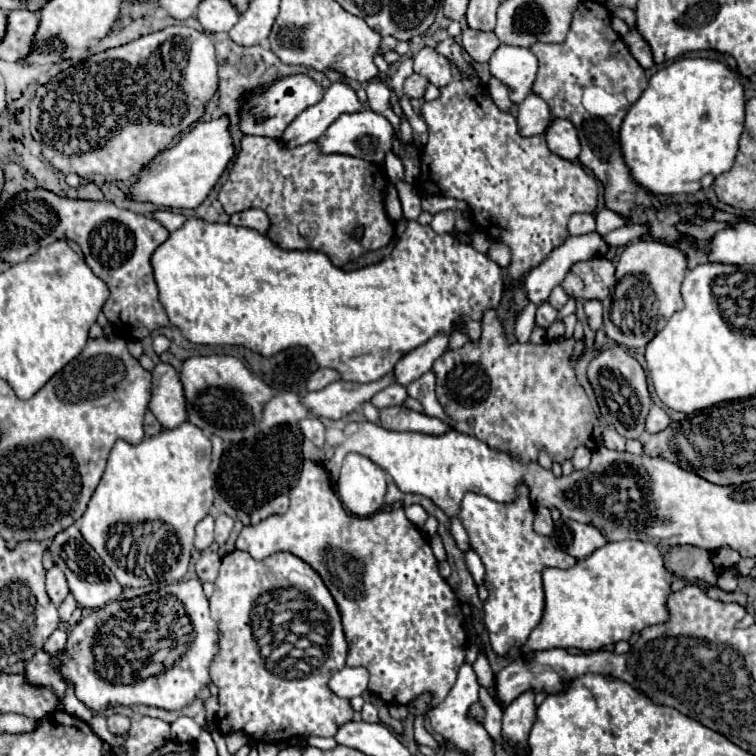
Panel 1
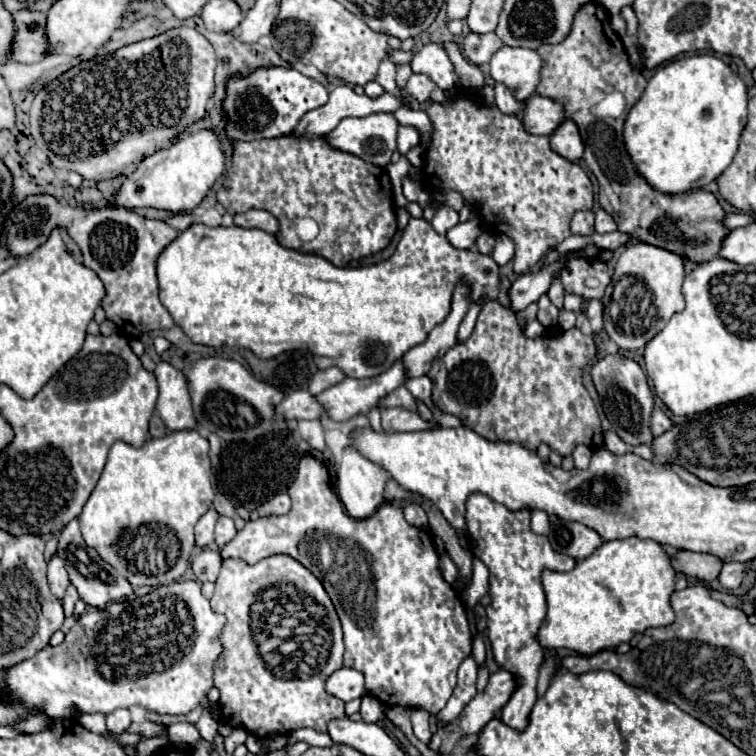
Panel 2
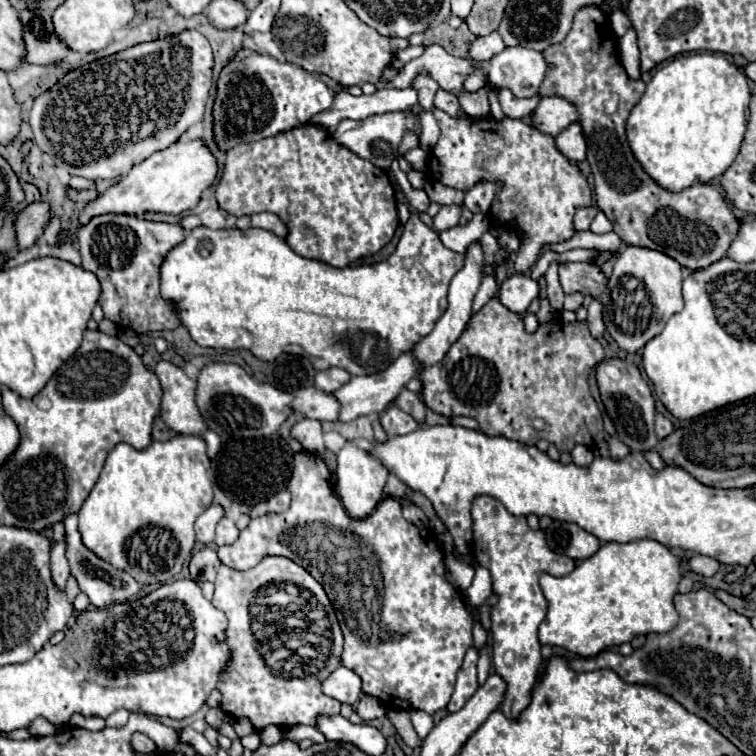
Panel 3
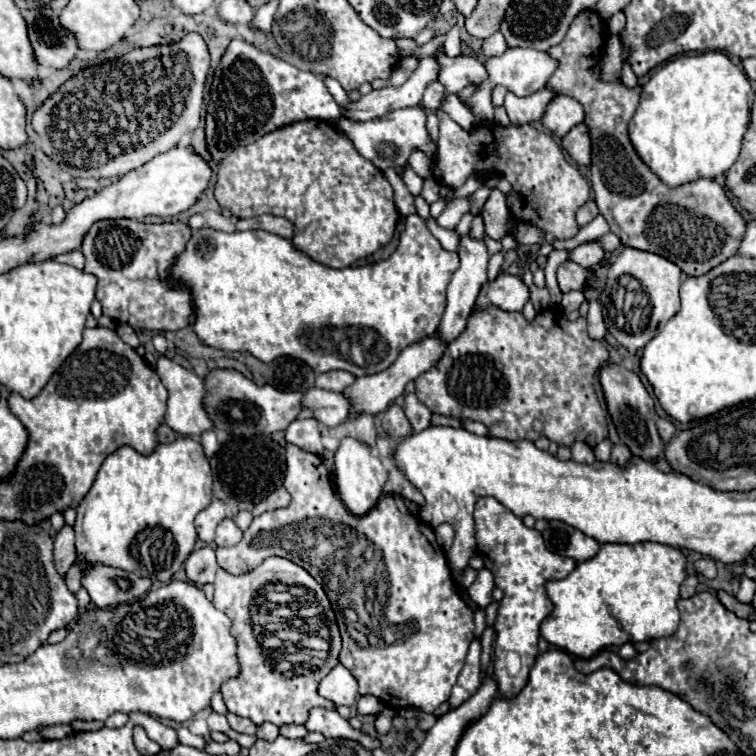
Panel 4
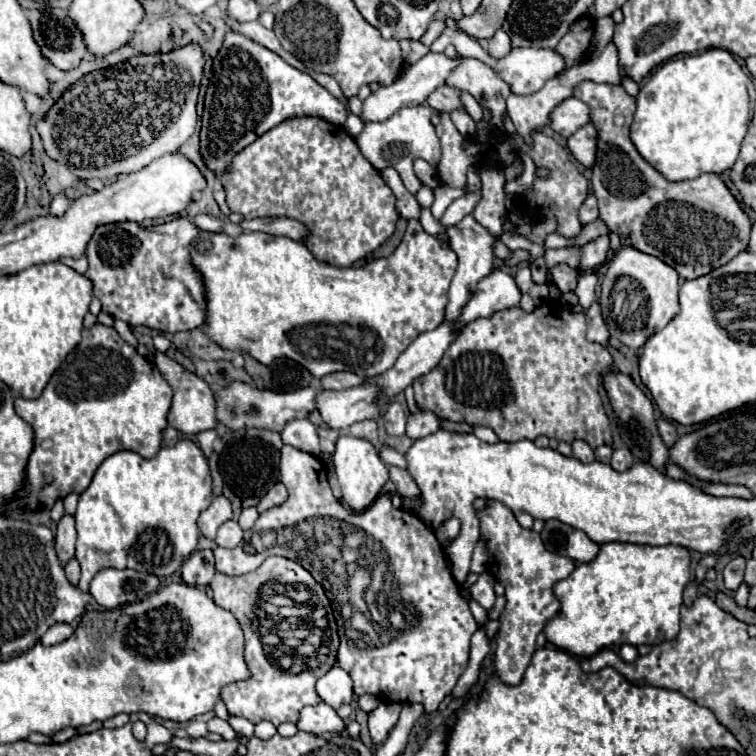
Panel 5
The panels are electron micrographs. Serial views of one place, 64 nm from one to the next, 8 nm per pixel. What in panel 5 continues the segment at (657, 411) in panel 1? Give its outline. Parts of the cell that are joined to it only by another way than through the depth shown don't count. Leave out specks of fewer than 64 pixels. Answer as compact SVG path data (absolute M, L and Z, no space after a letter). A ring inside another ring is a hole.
M666 418L658 420L658 432L660 432L660 436L662 436L662 440L664 440L664 444L666 444L668 448L678 440L674 422L670 422L670 420L666 420Z

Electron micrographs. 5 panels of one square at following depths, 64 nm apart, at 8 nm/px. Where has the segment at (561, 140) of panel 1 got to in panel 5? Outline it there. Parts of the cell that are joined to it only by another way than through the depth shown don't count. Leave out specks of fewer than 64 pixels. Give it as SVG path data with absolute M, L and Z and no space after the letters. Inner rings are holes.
M586 124L586 126L578 128L568 138L566 146L580 164L584 164L586 168L592 168L594 158L596 158L596 128L592 124Z

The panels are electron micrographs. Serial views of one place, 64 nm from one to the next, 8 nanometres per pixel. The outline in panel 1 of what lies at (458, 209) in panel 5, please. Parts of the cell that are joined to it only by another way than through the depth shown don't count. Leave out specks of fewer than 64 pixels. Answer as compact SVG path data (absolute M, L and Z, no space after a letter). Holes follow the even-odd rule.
M444 210L444 212L438 212L434 214L432 218L432 230L436 234L448 234L454 230L454 212L452 210Z

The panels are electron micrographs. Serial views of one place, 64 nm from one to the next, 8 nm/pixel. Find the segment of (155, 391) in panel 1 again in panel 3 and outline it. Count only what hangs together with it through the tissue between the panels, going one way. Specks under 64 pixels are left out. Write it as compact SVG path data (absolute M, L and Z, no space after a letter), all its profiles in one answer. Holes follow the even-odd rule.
M160 360L154 372L156 376L160 372L160 384L164 392L160 402L160 416L168 428L180 434L202 434L206 424L194 402L196 380L188 378L182 368L166 360Z

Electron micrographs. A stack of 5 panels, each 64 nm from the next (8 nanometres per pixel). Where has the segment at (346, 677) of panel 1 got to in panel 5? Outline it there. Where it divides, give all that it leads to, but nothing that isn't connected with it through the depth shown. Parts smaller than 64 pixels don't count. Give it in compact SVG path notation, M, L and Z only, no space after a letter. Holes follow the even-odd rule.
M334 666L328 674L324 674L316 684L318 696L332 708L340 708L342 704L350 704L354 698L352 678L344 668Z

